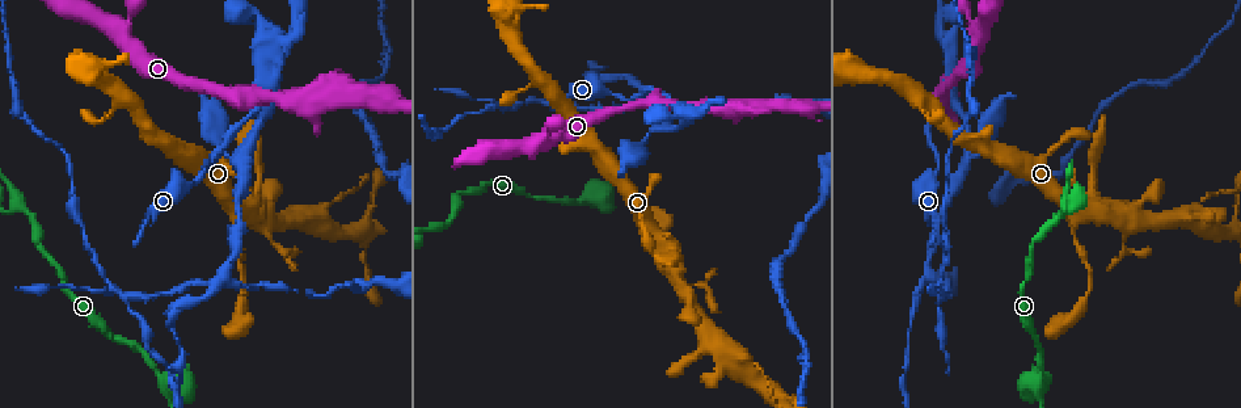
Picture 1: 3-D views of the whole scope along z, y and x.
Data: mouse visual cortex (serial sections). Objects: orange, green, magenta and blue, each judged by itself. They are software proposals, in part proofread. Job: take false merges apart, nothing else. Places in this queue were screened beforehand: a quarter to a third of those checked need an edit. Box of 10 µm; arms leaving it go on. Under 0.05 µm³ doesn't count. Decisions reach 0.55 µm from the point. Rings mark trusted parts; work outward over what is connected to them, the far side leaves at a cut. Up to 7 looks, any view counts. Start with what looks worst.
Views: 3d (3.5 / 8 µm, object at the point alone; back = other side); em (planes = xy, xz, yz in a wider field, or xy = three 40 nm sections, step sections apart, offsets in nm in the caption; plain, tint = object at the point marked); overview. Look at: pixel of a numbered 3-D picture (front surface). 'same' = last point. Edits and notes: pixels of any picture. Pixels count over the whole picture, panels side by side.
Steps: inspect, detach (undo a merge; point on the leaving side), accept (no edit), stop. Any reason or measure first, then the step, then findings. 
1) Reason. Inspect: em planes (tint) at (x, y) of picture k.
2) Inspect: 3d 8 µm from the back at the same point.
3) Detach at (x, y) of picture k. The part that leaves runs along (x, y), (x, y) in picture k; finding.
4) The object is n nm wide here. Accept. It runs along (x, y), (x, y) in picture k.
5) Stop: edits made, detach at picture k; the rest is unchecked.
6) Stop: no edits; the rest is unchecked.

Abrupt turn. Inspect: 3d 3.5 µm at (266, 100) of picture 1.

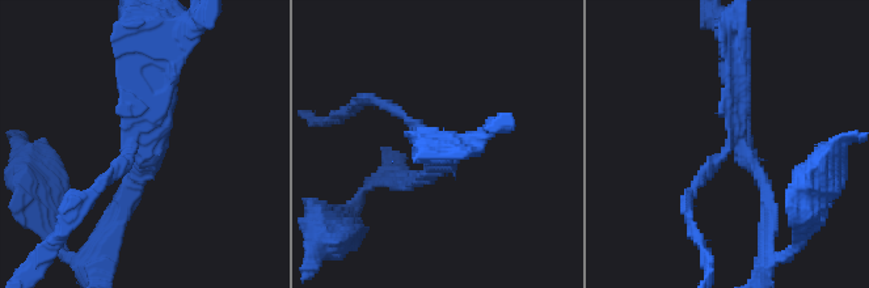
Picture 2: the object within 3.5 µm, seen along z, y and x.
3 arms meet here; the arms are 150, 150, 300 nm wide. Inspect: em xy step 2 (tint) at (735, 139) of picture 2.

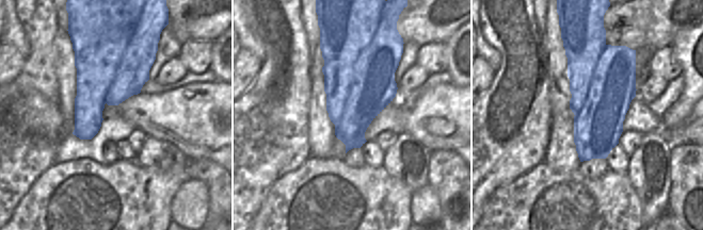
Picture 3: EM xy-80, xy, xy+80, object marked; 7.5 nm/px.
The object is 550 nm wide here. Detach at (131, 187) of picture 2. A border runs along (373, 37), (354, 66), (335, 125) in picture 3; a second cell is stuck on.

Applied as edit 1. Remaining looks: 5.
Abrupt turn. Inspect: 3d 8 µm from the back at (440, 226) of picture 1.

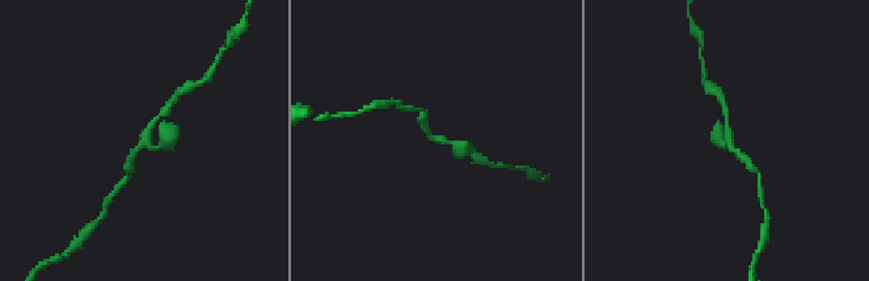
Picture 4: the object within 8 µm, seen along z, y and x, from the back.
Closer look. Inspect: 3d 3.5 µm from the back at the same point.

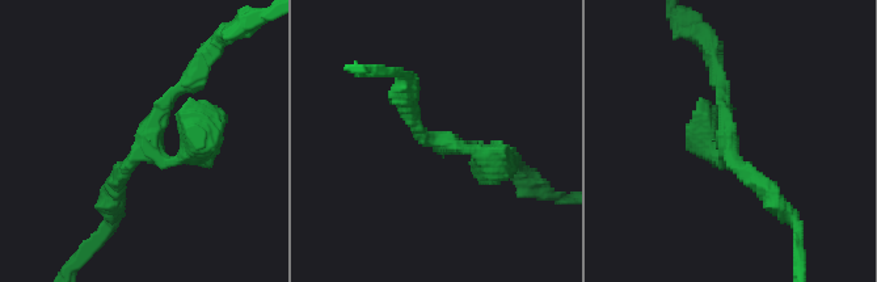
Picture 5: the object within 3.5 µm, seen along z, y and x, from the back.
3 arms meet here; the arms are 150, 250, 400 nm wide; need the tissue. Inspect: em xy step 2 (tint) at (724, 144) of picture 5.

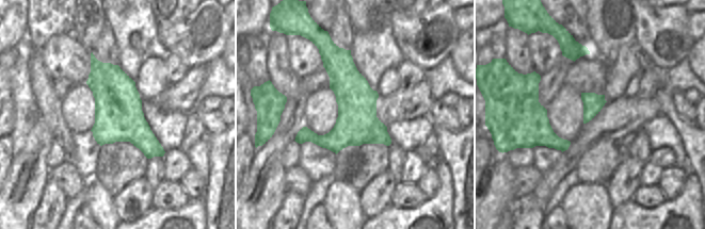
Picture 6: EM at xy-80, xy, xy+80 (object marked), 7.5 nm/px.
Accept. One cell here.

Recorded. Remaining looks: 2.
A fork. Inspect: 3d 3.5 µm at (983, 33) of picture 1.

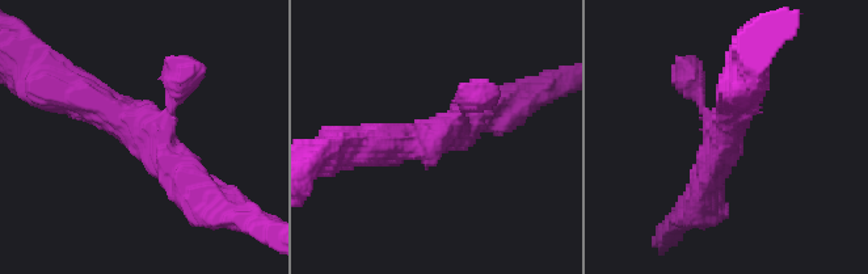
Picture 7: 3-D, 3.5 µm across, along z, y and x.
3 arms meet here; the arms are 200, 450, 450 nm wide; need the tissue. Inspect: em planes (tint) at (725, 140) of picture 7.

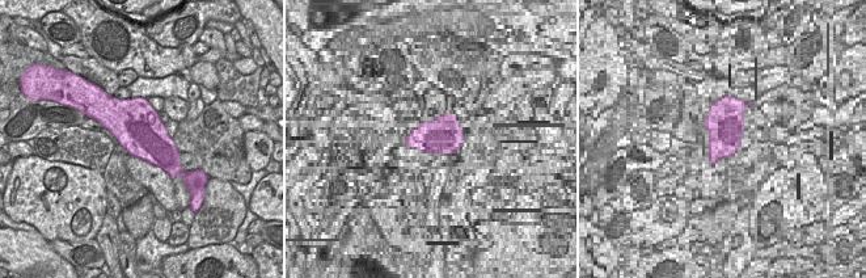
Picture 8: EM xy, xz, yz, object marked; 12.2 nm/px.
The object is 600 nm wide here. Accept. It runs along (224, 209), (133, 119), (80, 96) in picture 7; continuous, no second cell.

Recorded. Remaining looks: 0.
Stop: edits made, detach at picture 2; the rest is unchecked.

